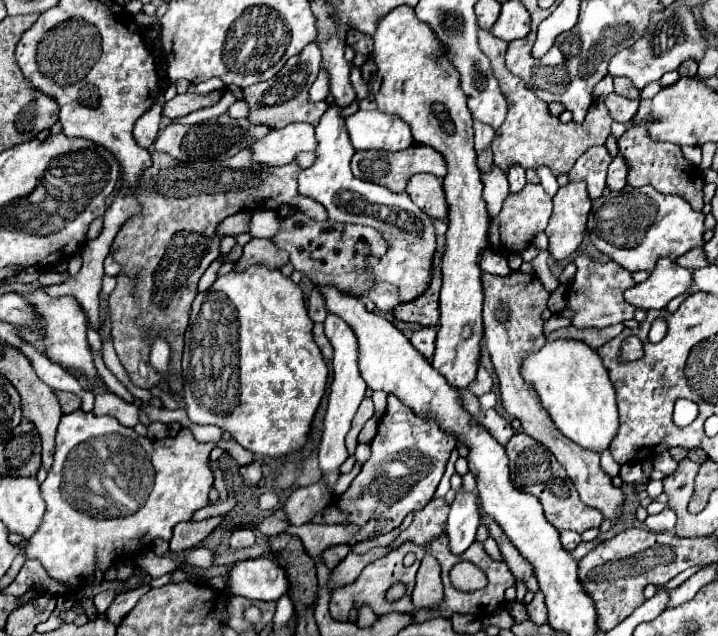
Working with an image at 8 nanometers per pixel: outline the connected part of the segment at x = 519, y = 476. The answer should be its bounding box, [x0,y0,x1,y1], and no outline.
[507,432,603,532]

